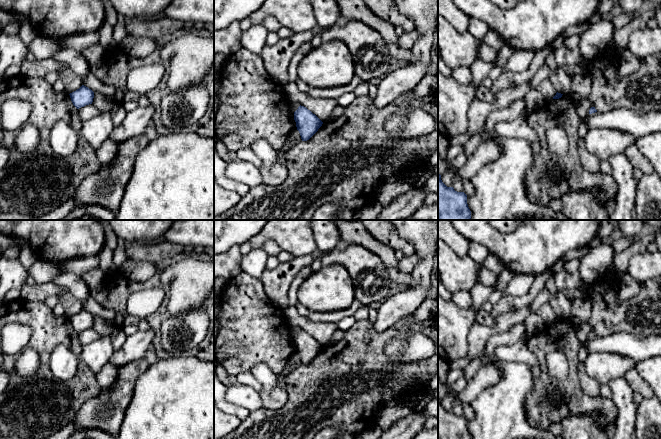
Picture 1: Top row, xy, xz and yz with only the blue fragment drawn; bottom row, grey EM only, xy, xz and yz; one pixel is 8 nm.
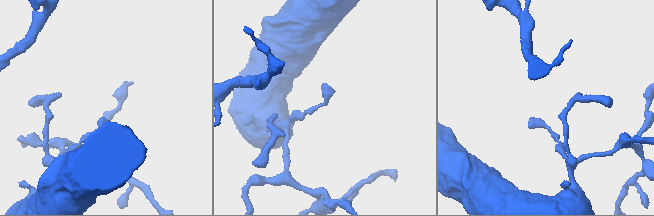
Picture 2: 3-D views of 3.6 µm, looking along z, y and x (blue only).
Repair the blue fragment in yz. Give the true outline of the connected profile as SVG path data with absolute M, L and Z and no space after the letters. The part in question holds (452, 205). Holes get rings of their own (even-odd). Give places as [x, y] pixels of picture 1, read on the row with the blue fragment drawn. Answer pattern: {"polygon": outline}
{"polygon": "M438 173L438 220L471 220L467 195L447 187Z"}

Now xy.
{"polygon": "M84 85L69 95L73 105L77 109L92 104L94 98L94 92Z"}

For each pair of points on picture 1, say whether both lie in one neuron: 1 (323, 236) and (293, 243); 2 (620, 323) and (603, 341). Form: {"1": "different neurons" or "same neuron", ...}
{"1": "different neurons", "2": "different neurons"}

